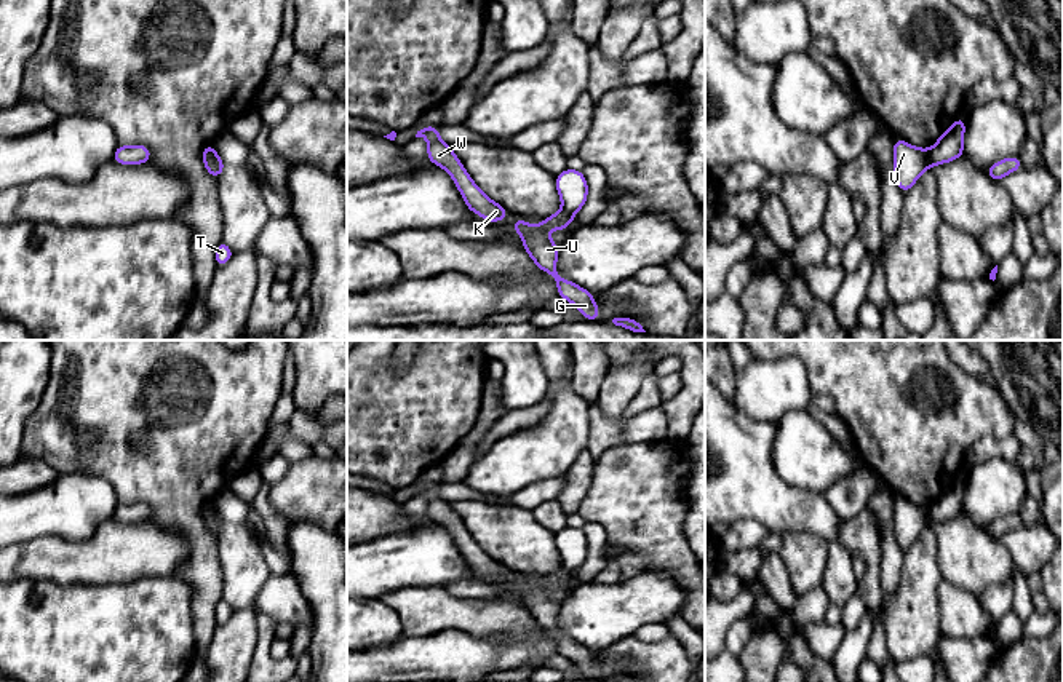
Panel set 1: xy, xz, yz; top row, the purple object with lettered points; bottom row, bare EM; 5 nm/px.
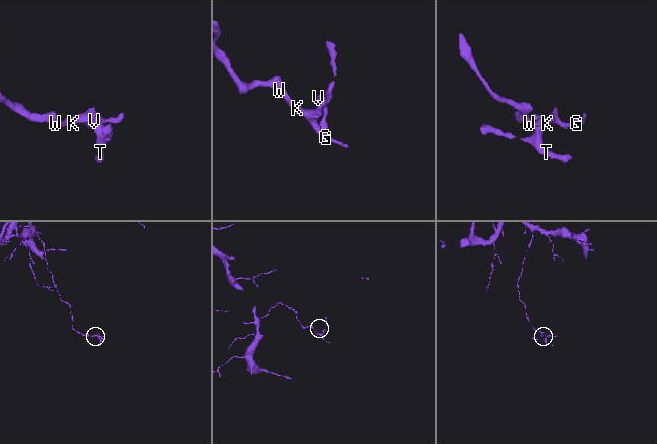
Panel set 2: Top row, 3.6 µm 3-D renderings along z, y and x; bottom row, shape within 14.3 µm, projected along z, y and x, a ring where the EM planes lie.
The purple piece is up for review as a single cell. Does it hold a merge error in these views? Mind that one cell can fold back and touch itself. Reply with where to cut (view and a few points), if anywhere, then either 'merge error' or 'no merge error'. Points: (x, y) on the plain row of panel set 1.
yz (929, 508), (929, 515), (935, 521) | merge error

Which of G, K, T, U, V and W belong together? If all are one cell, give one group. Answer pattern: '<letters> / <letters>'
G K U W / T V

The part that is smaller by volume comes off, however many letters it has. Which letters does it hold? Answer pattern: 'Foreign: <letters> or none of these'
Foreign: T, V

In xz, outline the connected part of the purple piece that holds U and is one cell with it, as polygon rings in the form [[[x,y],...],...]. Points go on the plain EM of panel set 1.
[[[561,567],[555,573],[545,575],[539,585],[516,577],[512,580],[512,586],[523,594],[523,605],[529,610],[534,621],[556,639],[559,655],[574,661],[583,671],[587,679],[598,679],[599,668],[591,650],[563,637],[555,628],[559,605],[548,596],[547,588],[564,588],[572,578],[574,575]]]

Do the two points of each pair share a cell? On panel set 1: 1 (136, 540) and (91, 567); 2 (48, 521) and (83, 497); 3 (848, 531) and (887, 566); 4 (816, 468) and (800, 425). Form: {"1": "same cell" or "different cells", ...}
{"1": "same cell", "2": "same cell", "3": "different cells", "4": "same cell"}

